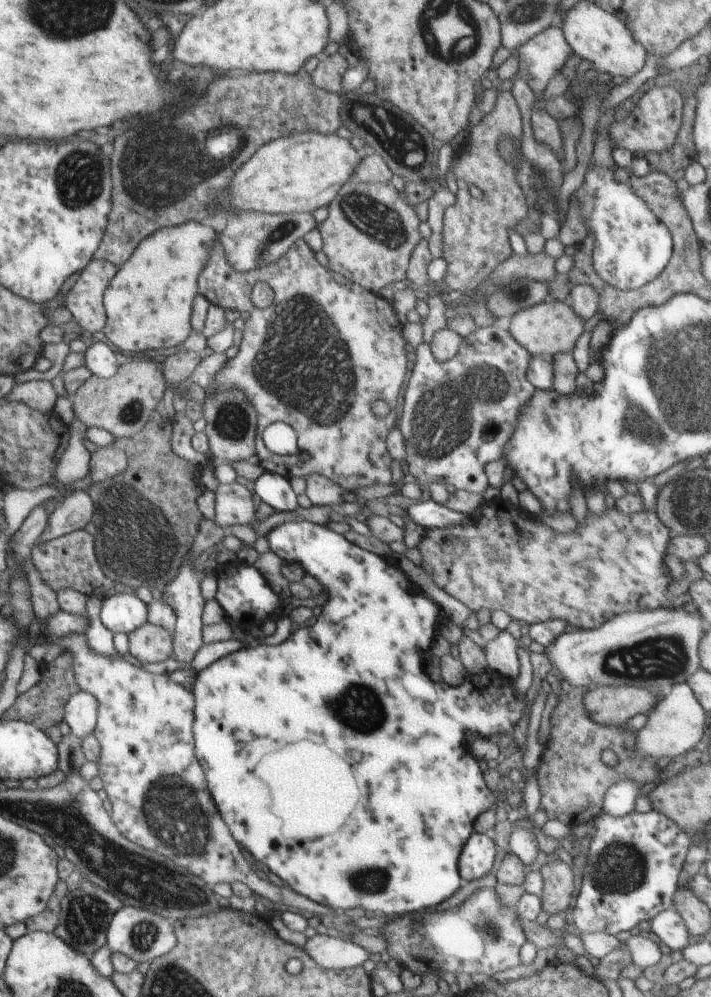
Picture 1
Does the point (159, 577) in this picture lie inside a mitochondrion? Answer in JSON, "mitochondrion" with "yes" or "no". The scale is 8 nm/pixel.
{"mitochondrion":"yes"}

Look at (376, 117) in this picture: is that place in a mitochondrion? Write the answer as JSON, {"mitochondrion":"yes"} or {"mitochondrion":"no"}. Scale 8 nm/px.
{"mitochondrion":"yes"}

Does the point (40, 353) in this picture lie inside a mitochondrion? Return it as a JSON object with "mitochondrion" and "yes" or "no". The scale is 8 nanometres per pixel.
{"mitochondrion":"no"}

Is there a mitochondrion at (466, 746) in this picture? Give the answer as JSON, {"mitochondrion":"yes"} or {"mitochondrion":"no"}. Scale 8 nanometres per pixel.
{"mitochondrion":"no"}

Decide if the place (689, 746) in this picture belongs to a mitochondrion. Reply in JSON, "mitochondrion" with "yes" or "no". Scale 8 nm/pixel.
{"mitochondrion":"no"}

